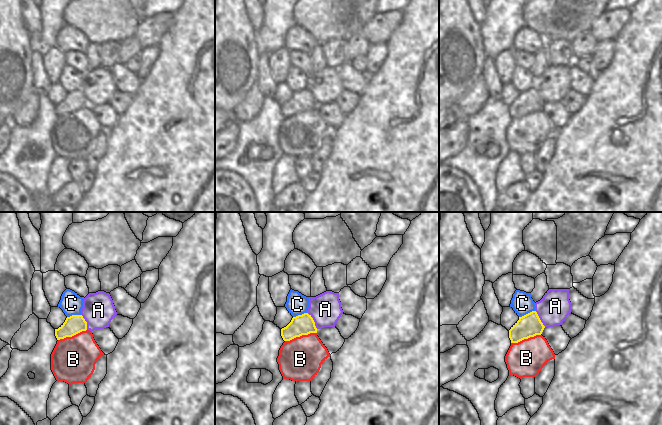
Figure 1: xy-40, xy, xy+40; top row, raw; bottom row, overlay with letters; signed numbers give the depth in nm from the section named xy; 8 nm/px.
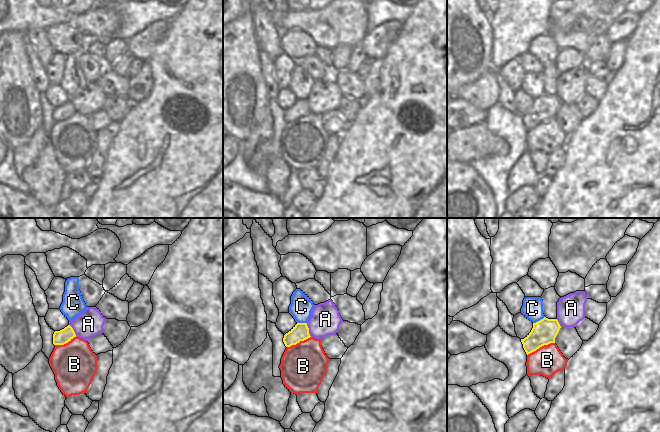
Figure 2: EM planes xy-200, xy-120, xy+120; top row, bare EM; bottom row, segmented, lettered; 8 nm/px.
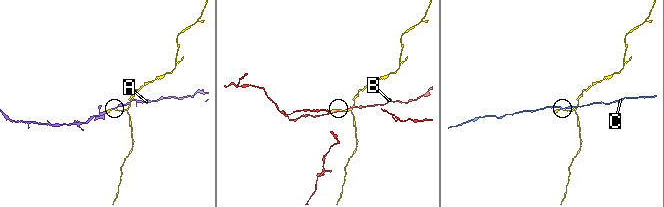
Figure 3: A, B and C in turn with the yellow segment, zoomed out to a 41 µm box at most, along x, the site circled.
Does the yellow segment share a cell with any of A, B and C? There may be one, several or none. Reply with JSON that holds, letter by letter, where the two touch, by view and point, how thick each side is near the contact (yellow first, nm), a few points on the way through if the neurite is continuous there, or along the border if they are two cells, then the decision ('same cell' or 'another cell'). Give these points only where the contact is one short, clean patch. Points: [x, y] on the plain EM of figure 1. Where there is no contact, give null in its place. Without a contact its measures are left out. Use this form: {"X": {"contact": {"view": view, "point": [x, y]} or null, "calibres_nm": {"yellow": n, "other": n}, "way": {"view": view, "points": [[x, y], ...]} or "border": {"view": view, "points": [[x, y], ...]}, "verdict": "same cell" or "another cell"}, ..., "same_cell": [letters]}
{"A": {"contact": {"view": "xy", "point": [313, 96]}, "calibres_nm": {"yellow": 160, "other": 260}, "verdict": "another cell"}, "B": {"contact": {"view": "xy", "point": [300, 111]}, "calibres_nm": {"yellow": 160, "other": 340}, "verdict": "another cell"}, "C": {"contact": {"view": "xy+40", "point": [526, 90]}, "calibres_nm": {"yellow": 190, "other": 170}, "border": {"view": "xy+40", "points": [[534, 86], [519, 93]]}, "verdict": "another cell"}, "same_cell": []}

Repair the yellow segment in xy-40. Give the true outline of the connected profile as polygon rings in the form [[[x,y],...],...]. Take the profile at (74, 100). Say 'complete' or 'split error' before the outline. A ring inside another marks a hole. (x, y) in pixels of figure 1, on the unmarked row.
complete; [[[72,91],[67,93],[65,98],[55,105],[55,112],[57,116],[64,115],[66,113],[72,113],[82,107],[87,106],[87,98],[82,91]]]

